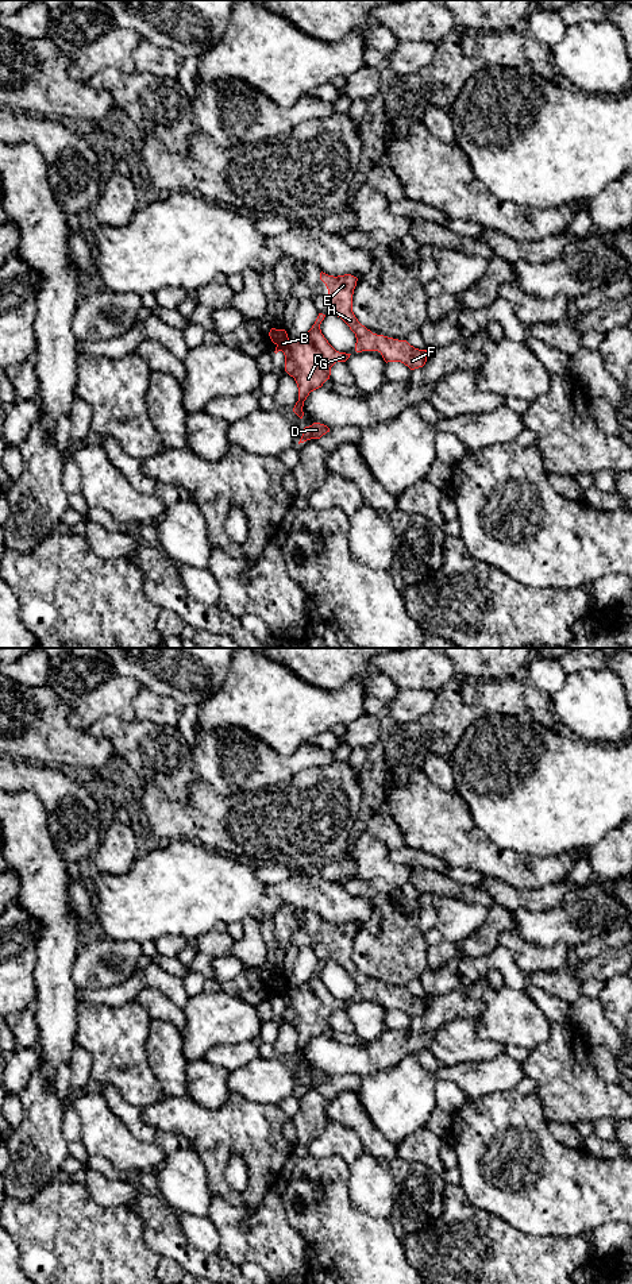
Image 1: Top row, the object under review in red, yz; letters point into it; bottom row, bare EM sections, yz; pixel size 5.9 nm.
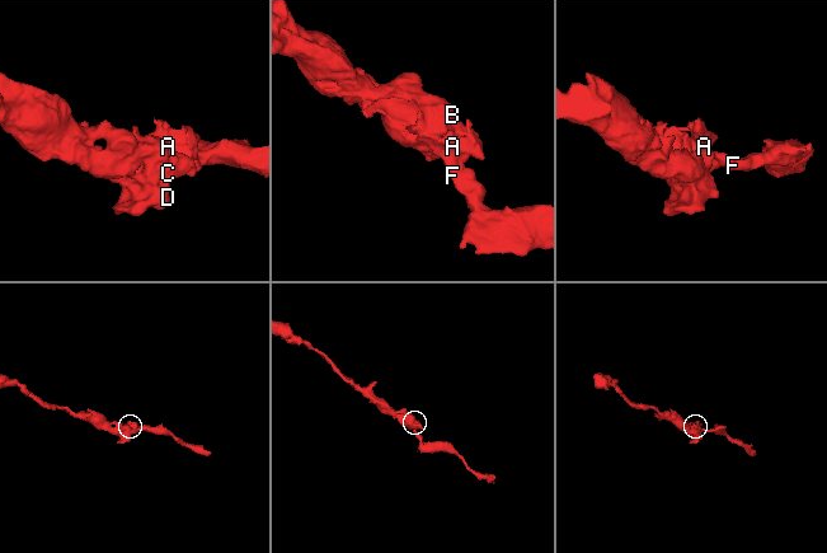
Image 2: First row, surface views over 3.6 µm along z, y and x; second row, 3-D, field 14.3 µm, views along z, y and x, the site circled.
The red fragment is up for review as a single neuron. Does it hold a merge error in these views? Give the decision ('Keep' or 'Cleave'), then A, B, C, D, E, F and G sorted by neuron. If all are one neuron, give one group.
Keep. Groups: A B C D E F G

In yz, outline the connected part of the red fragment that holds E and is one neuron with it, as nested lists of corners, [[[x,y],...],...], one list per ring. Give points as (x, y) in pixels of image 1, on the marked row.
[[[320,273],[320,279],[328,289],[327,298],[331,313],[340,317],[350,329],[355,333],[355,351],[378,351],[384,360],[401,362],[411,370],[423,367],[427,362],[427,350],[419,350],[411,346],[406,340],[398,340],[384,335],[373,333],[362,325],[352,312],[352,294],[358,278],[351,274],[328,275]]]

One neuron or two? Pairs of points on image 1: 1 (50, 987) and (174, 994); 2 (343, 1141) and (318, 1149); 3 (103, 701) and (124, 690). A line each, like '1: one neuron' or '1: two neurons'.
1: two neurons
2: one neuron
3: one neuron

